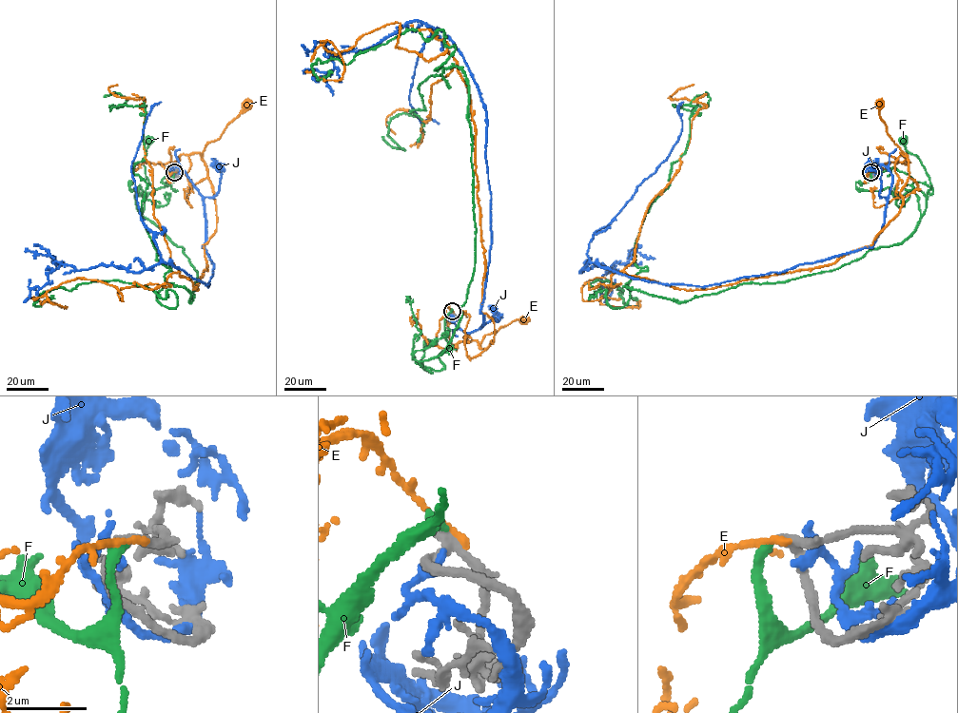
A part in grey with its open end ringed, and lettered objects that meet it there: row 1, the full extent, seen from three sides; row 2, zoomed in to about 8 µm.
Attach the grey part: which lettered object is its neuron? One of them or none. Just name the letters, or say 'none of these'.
F

